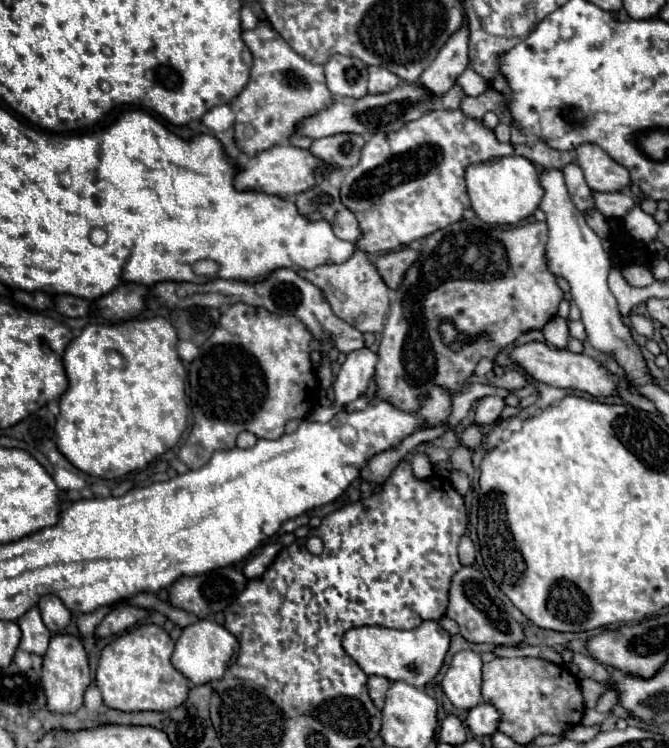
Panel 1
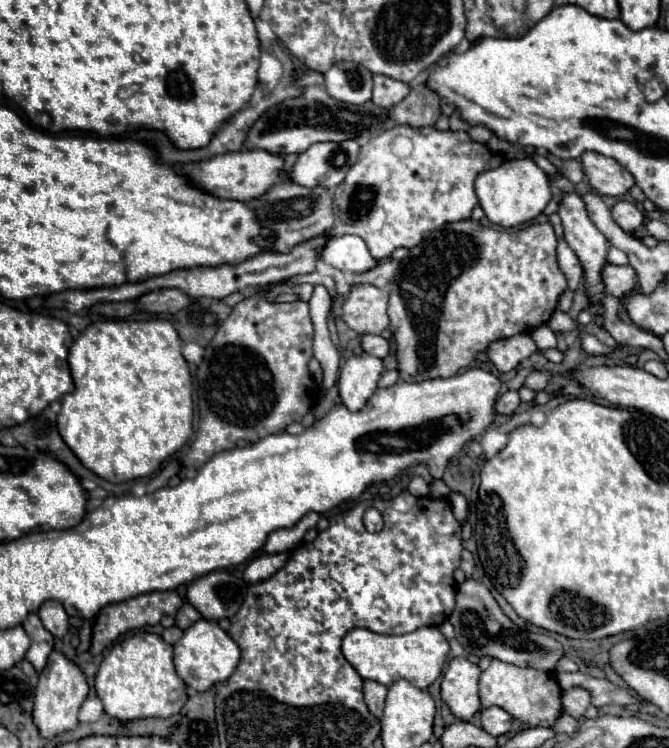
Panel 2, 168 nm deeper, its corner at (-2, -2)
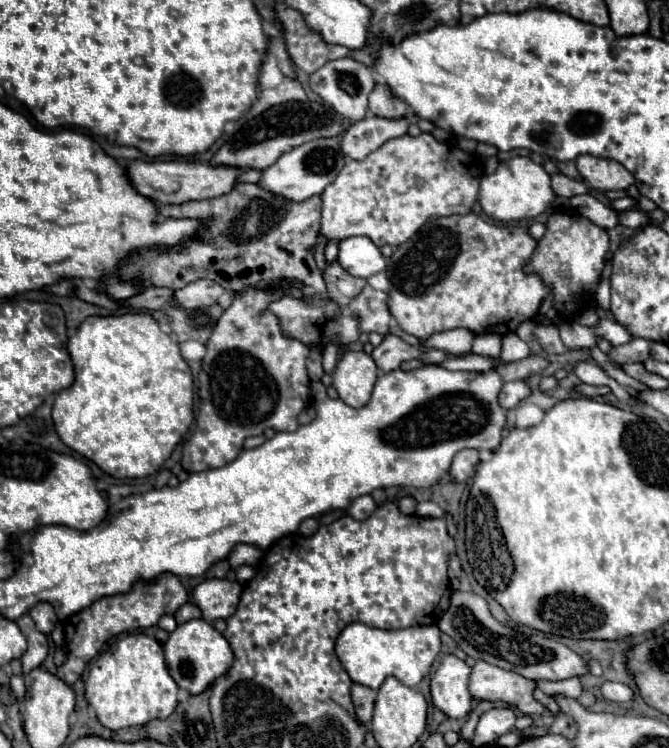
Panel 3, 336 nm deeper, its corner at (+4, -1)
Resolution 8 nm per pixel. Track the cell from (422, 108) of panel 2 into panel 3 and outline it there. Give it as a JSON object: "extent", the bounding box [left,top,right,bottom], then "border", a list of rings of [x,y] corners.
{"extent":[341,115,417,159],"border":[[[367,115],[365,119],[353,123],[343,135],[341,135],[341,151],[349,159],[365,159],[369,153],[379,149],[385,141],[401,137],[407,133],[407,127],[417,117],[403,117],[403,119],[383,119]]]}

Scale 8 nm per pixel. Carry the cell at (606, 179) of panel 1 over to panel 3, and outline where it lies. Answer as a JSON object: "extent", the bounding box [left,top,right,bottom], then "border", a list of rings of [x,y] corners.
{"extent":[577,155,635,191],"border":[[[581,155],[577,157],[577,169],[581,177],[597,191],[619,191],[635,183],[633,175],[613,159]]]}

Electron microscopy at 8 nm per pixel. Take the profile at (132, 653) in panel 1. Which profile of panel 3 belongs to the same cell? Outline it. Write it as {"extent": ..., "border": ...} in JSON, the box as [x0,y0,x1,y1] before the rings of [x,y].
{"extent":[85,633,179,729],"border":[[[143,633],[125,635],[115,641],[89,669],[85,681],[85,699],[95,709],[97,719],[107,729],[123,729],[131,725],[145,725],[153,719],[167,719],[177,707],[179,687],[171,679],[163,647],[157,639]]]}

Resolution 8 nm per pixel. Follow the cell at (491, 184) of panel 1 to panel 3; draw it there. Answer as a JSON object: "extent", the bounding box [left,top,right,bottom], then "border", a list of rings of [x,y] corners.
{"extent":[479,157,555,221],"border":[[[513,157],[509,161],[499,163],[497,171],[485,175],[479,187],[479,203],[491,219],[497,221],[521,221],[533,219],[547,211],[555,201],[555,191],[551,189],[551,175],[529,157]]]}

